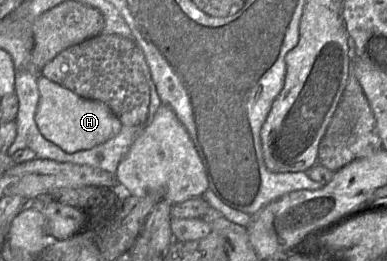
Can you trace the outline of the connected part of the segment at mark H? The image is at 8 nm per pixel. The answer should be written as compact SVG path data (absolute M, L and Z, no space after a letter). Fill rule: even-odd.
M43 75L38 76L37 84L39 101L35 112L36 125L44 137L64 151L74 153L91 149L120 132L122 123L104 102L78 95Z

